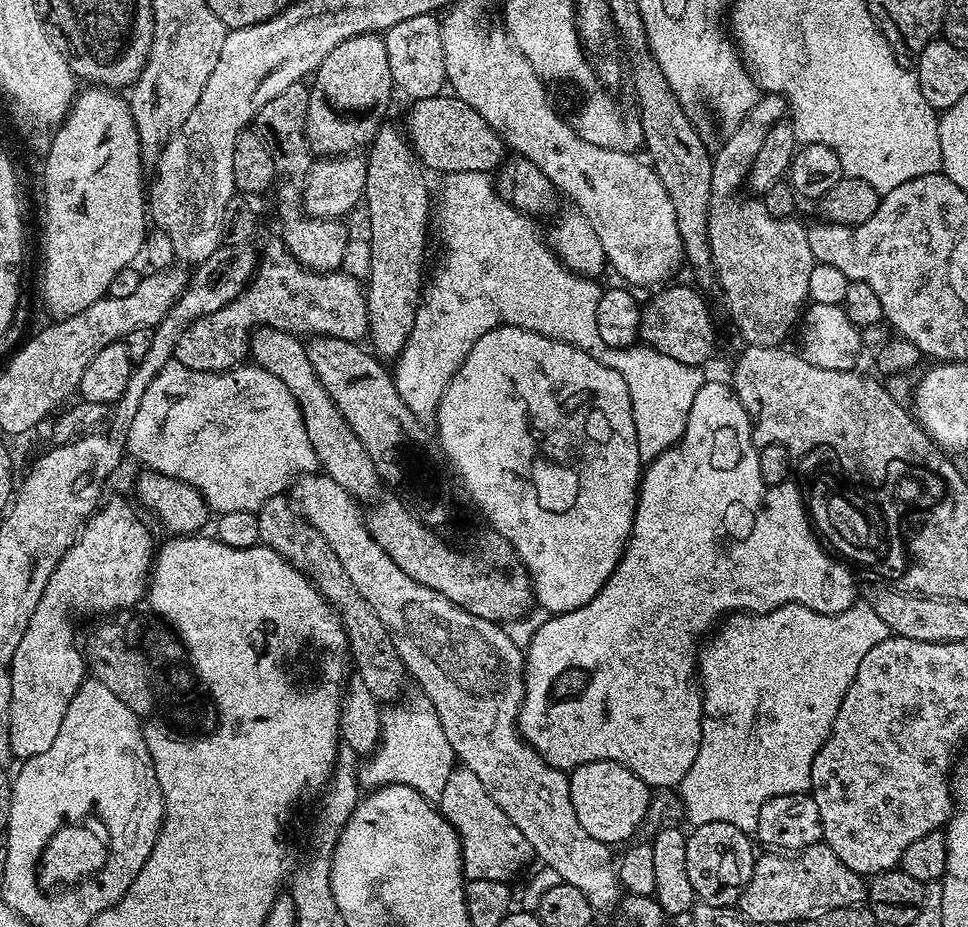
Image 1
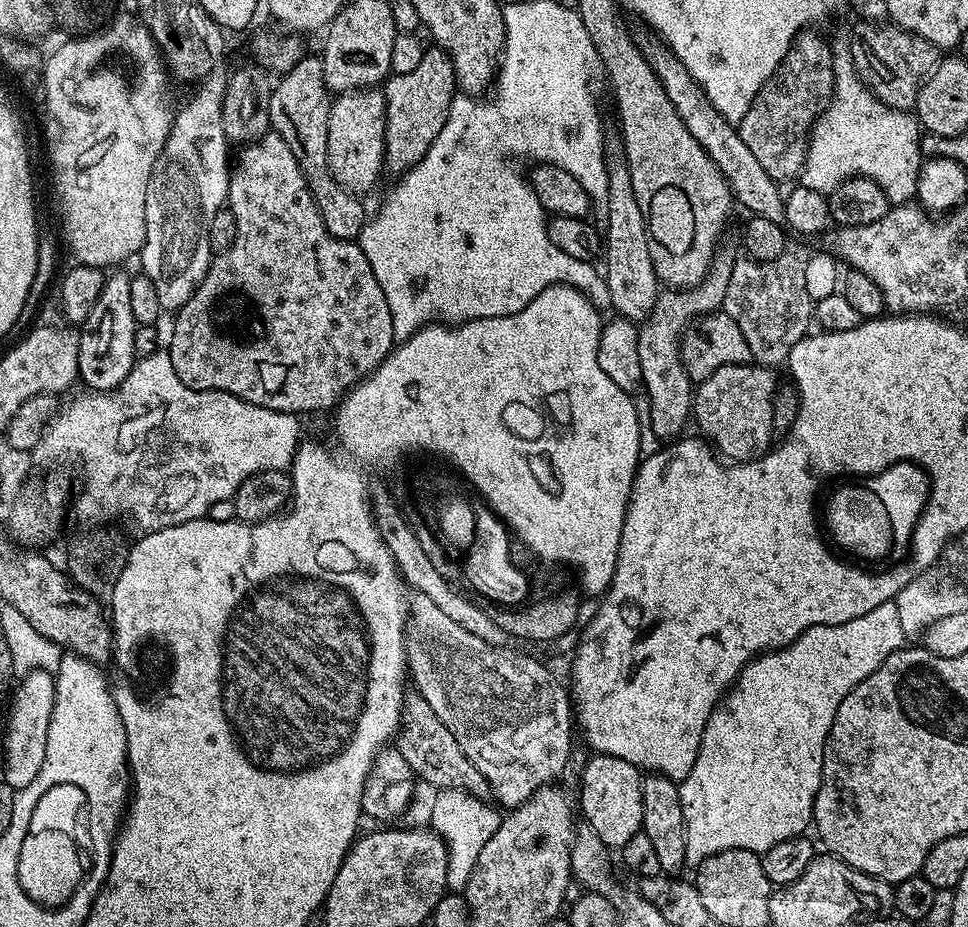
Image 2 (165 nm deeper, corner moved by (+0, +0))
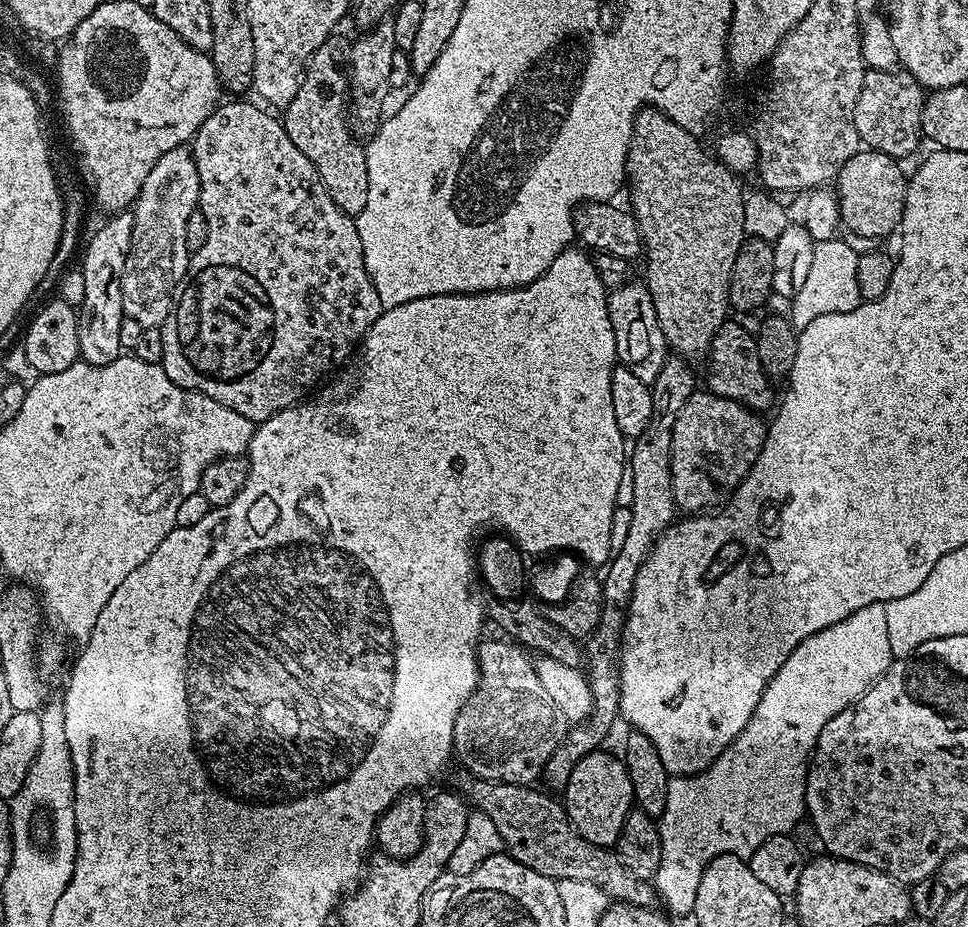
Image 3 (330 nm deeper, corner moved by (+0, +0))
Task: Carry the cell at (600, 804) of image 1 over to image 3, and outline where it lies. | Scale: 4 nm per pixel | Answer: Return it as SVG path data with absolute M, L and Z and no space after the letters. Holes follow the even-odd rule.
M597 750L586 754L586 758L582 758L578 766L574 766L568 785L562 790L562 803L564 811L568 813L568 823L575 828L579 836L586 838L586 842L594 842L603 848L612 848L622 830L622 822L626 822L628 813L633 811L634 801L630 774L627 773L623 759L619 755L611 756L610 753L604 751Z

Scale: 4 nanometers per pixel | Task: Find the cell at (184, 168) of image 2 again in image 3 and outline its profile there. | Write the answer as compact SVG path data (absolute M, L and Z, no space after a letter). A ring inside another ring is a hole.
M181 146L170 150L170 154L162 154L162 158L154 162L154 170L150 170L146 182L142 182L136 198L132 212L134 234L122 274L125 317L140 323L142 328L160 328L172 311L174 293L188 274L187 232L199 203L198 166L191 151Z

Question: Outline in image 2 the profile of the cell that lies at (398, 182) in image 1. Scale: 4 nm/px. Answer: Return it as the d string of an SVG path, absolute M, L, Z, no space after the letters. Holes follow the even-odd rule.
M428 46L414 70L389 75L382 91L386 110L384 162L400 174L423 158L442 126L446 126L452 98L458 92L456 71L443 48Z

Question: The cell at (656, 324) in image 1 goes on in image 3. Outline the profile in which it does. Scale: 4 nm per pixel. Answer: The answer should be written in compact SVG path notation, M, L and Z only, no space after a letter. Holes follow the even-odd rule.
M725 322L716 331L712 344L708 348L706 357L706 365L708 364L707 391L714 392L717 396L741 401L753 412L764 414L768 407L770 407L769 409L773 407L771 388L773 385L763 372L762 364L758 360L755 335L751 331L748 333L742 325L732 323Z

